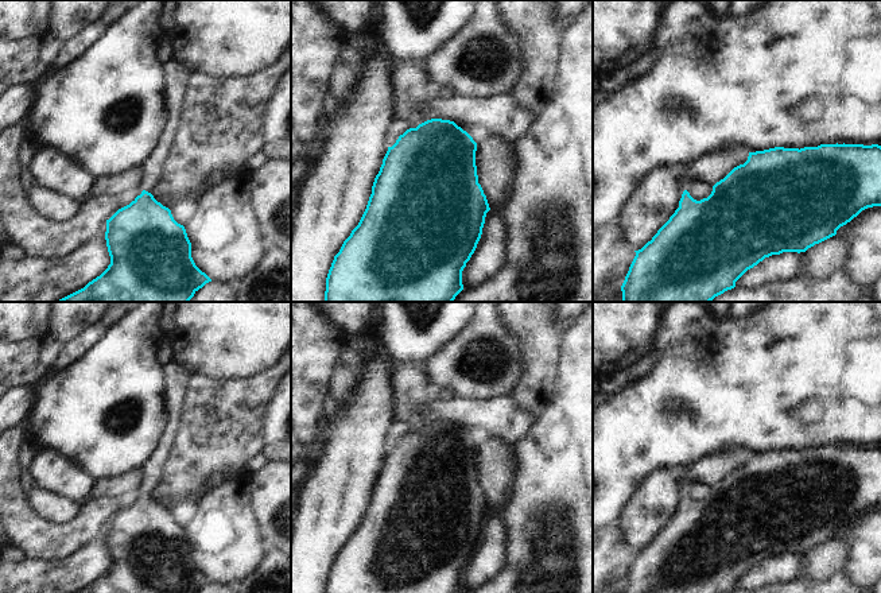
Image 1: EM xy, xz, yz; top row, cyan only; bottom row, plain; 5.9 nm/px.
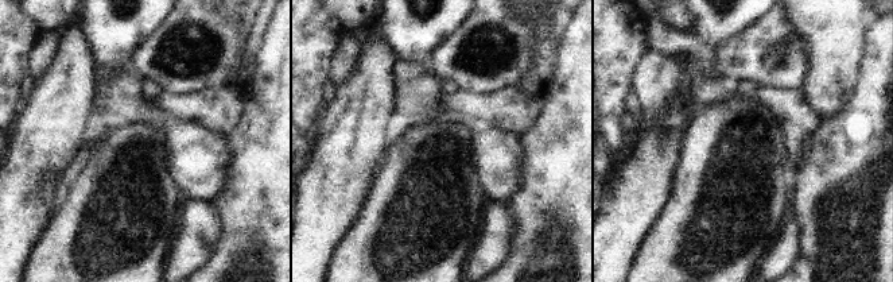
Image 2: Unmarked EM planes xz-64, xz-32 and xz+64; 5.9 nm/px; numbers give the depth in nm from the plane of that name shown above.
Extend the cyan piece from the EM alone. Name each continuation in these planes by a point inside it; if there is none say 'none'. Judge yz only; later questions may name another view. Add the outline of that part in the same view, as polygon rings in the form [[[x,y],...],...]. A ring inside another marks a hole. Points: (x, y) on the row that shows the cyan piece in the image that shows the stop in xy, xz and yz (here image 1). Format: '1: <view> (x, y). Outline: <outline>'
1: yz (684, 177). Outline: [[[683,162],[676,167],[676,179],[679,182],[680,198],[683,191],[687,190],[690,193],[692,185],[696,182],[696,178],[691,173],[691,166],[691,163]]]

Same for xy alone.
1: xy (175, 77). Outline: [[[175,59],[162,63],[167,119],[156,146],[140,167],[141,175],[136,189],[137,195],[140,195],[143,190],[151,193],[160,179],[163,163],[181,119],[181,106],[190,75],[191,74]]]

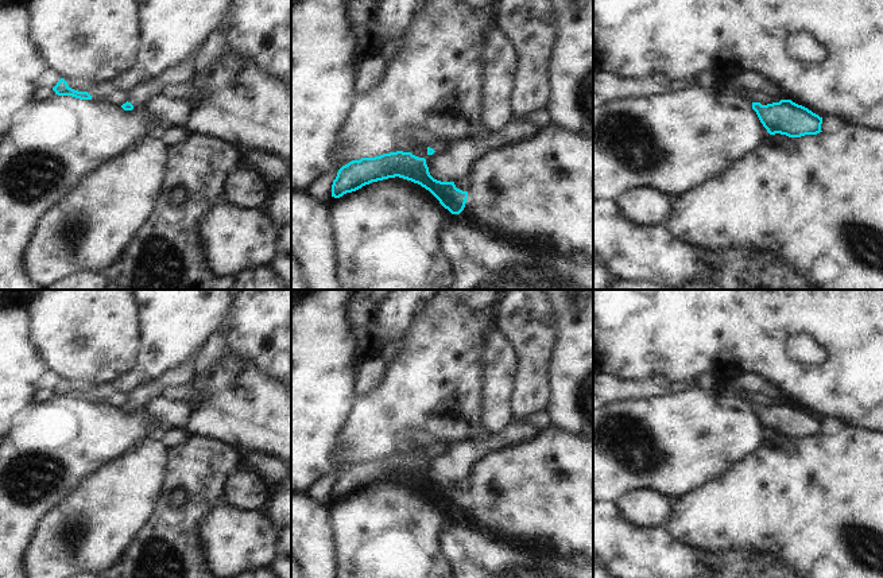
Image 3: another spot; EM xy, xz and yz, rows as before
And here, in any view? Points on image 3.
1: xy (184, 73). Outline: [[[200,47],[191,57],[174,69],[166,70],[155,78],[143,81],[136,88],[127,92],[127,101],[133,108],[142,108],[148,100],[160,96],[160,90],[169,84],[189,84],[195,78],[195,71],[200,67],[204,57],[204,47]]]

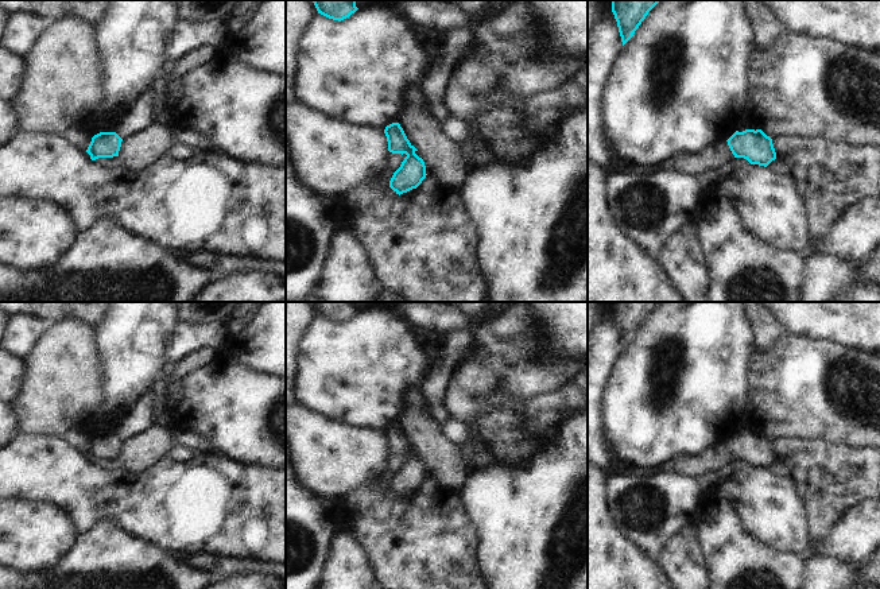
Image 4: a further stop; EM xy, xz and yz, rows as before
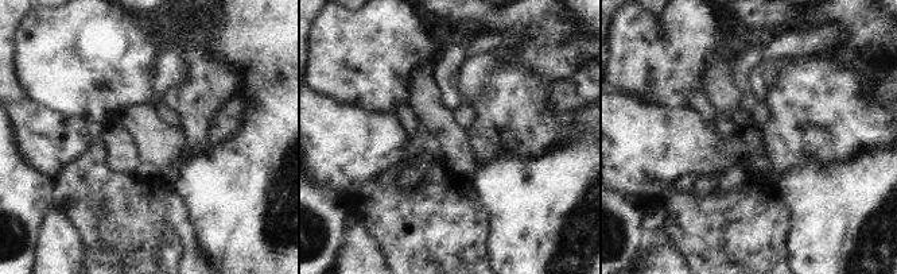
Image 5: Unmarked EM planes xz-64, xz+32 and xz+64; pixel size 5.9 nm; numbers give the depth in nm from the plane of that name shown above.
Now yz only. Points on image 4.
none

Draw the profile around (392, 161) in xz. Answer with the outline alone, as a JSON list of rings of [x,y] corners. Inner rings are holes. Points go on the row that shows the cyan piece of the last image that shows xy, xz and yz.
[[[388,152],[385,155],[385,166],[387,168],[383,170],[380,174],[379,174],[379,179],[384,181],[384,182],[389,182],[394,173],[400,167],[402,162],[404,160],[407,155],[406,154],[392,154],[392,152]]]

